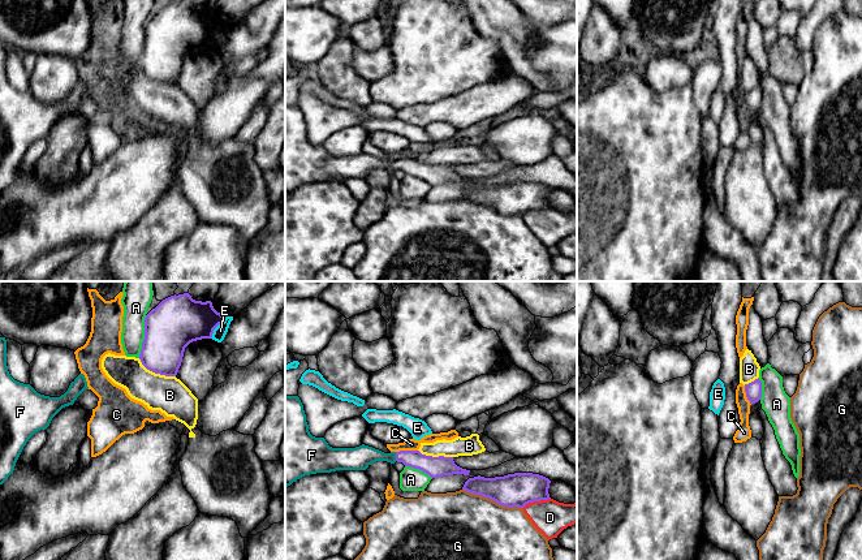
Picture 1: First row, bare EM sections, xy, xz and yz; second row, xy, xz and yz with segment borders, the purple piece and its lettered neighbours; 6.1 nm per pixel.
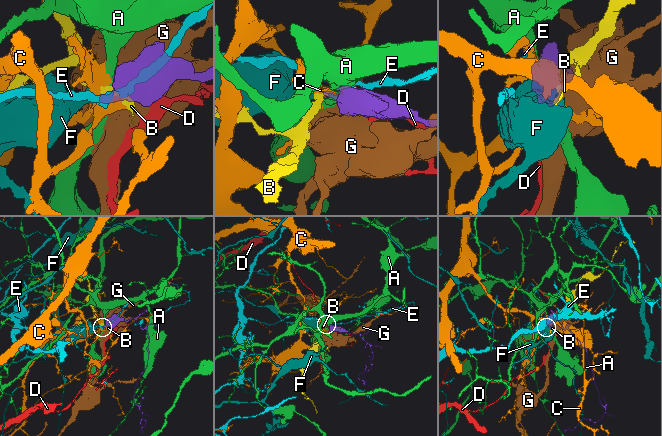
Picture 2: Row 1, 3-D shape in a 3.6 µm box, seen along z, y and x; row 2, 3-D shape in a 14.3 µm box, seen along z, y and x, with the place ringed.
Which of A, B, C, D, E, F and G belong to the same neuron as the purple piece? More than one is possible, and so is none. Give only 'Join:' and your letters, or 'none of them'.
Join: F

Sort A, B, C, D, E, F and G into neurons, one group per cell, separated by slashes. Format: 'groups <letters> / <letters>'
groups A / B / C / D / E / F / G

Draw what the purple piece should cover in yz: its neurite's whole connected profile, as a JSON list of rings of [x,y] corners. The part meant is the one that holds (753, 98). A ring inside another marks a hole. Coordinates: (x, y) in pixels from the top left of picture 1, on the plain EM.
[[[759,86],[749,92],[745,92],[745,100],[750,112],[758,111],[762,105],[762,90]]]

